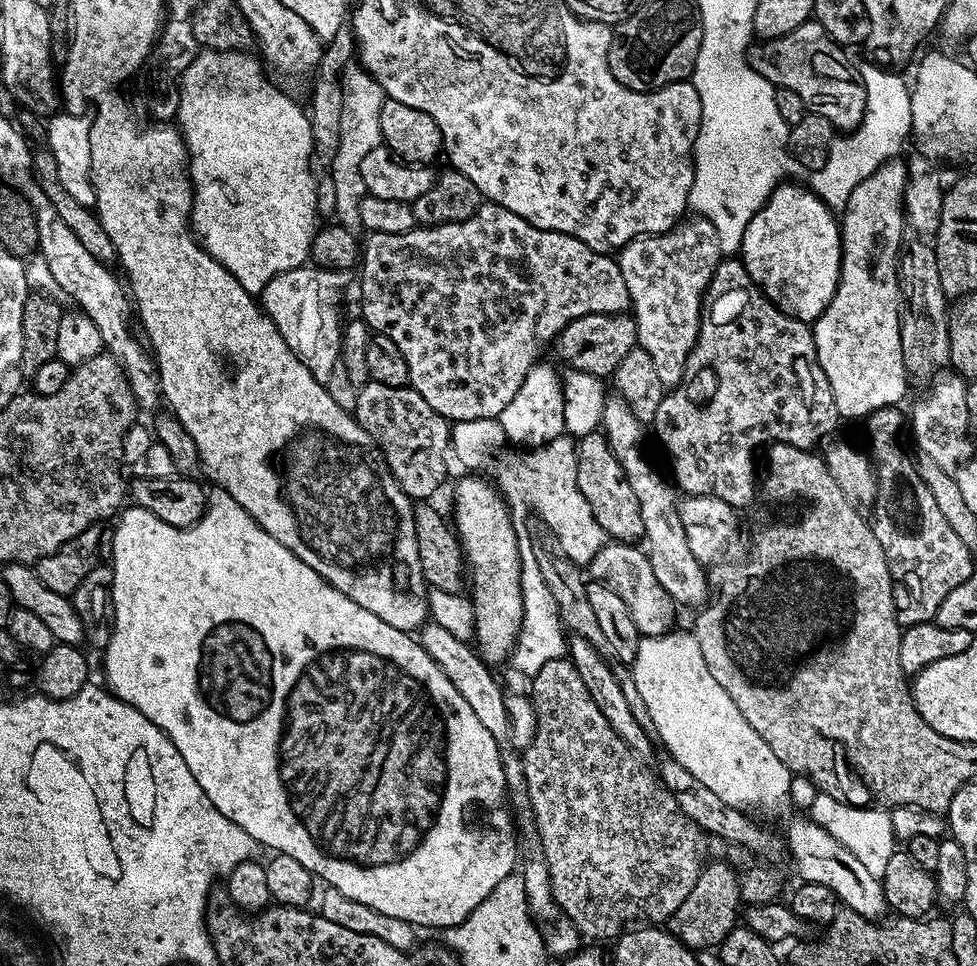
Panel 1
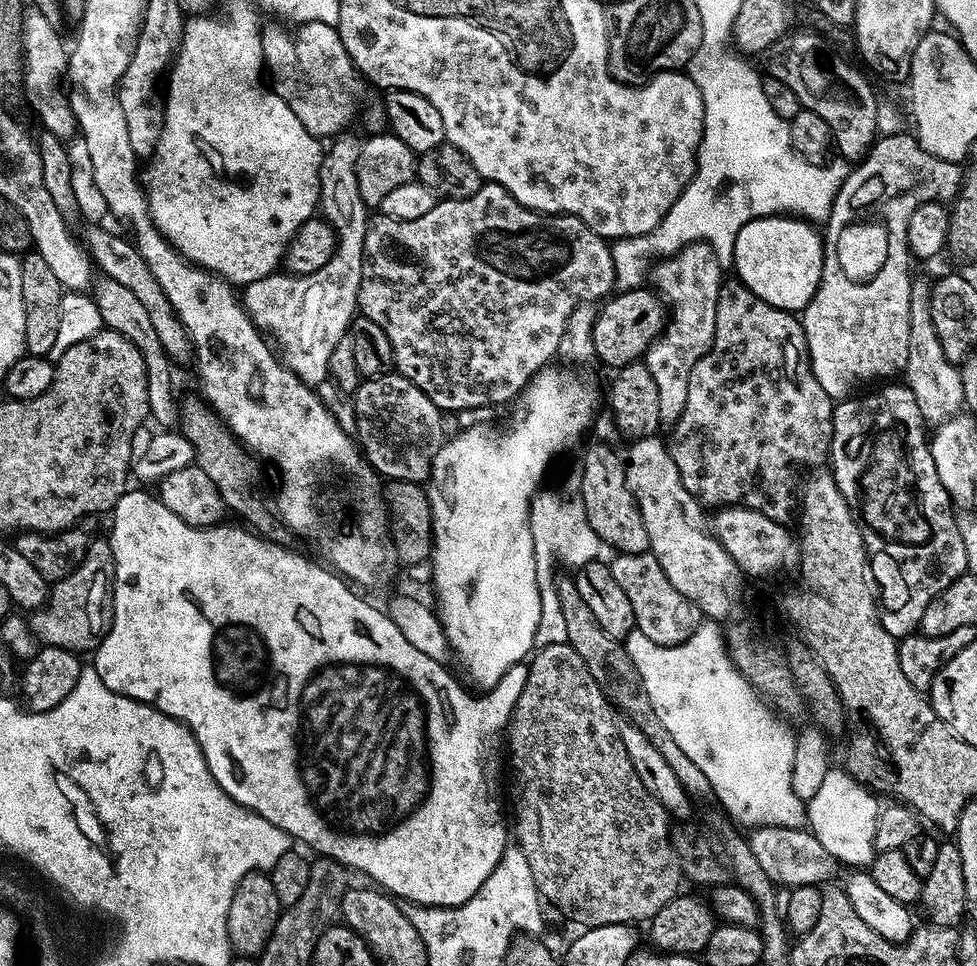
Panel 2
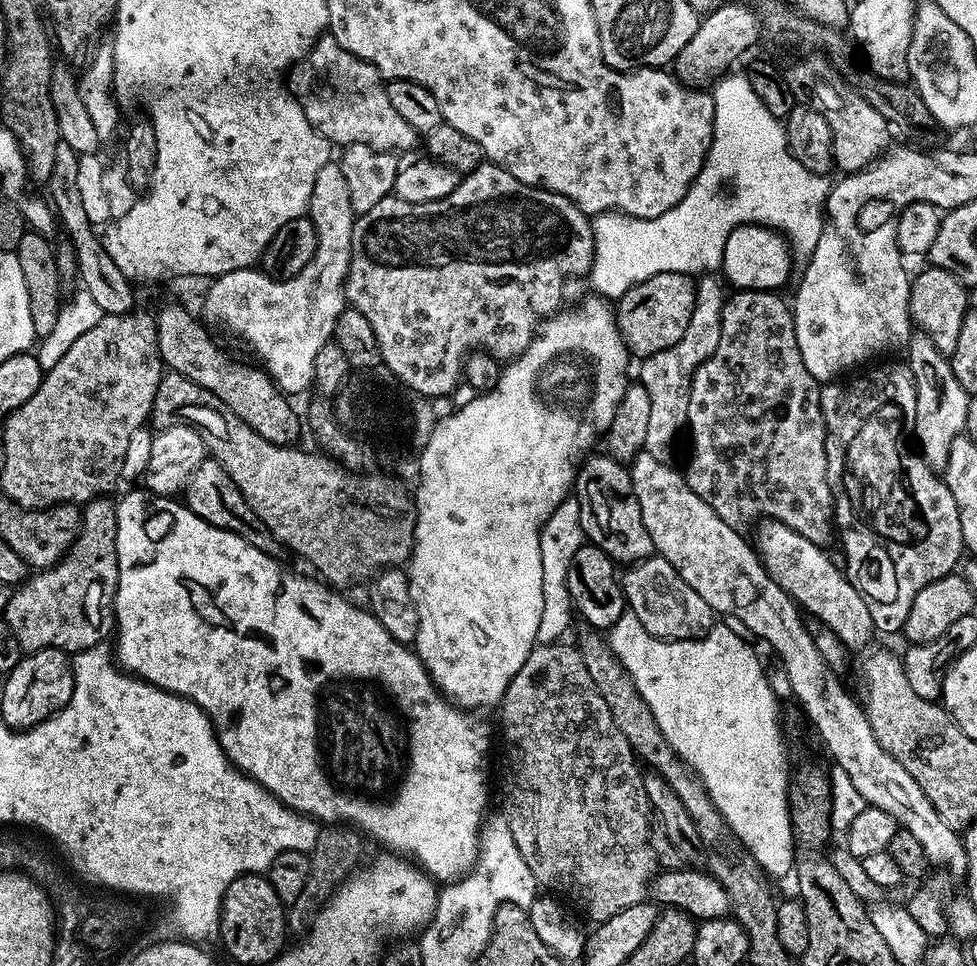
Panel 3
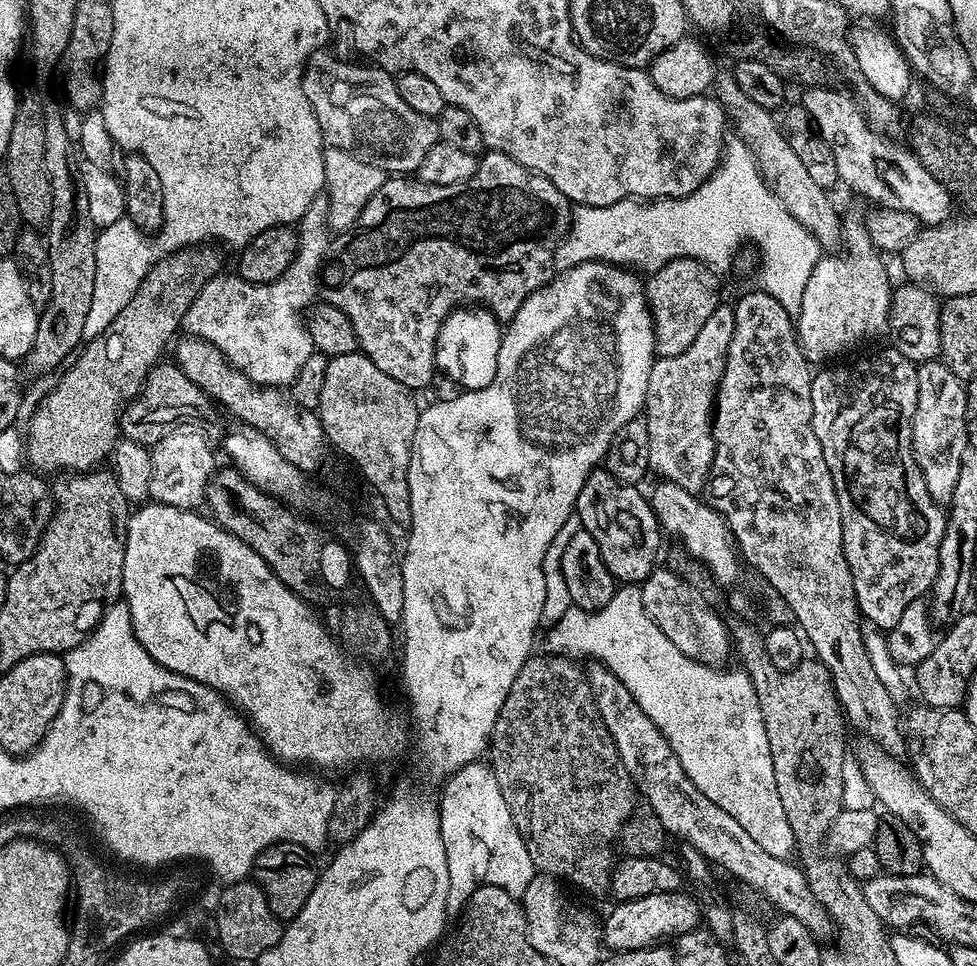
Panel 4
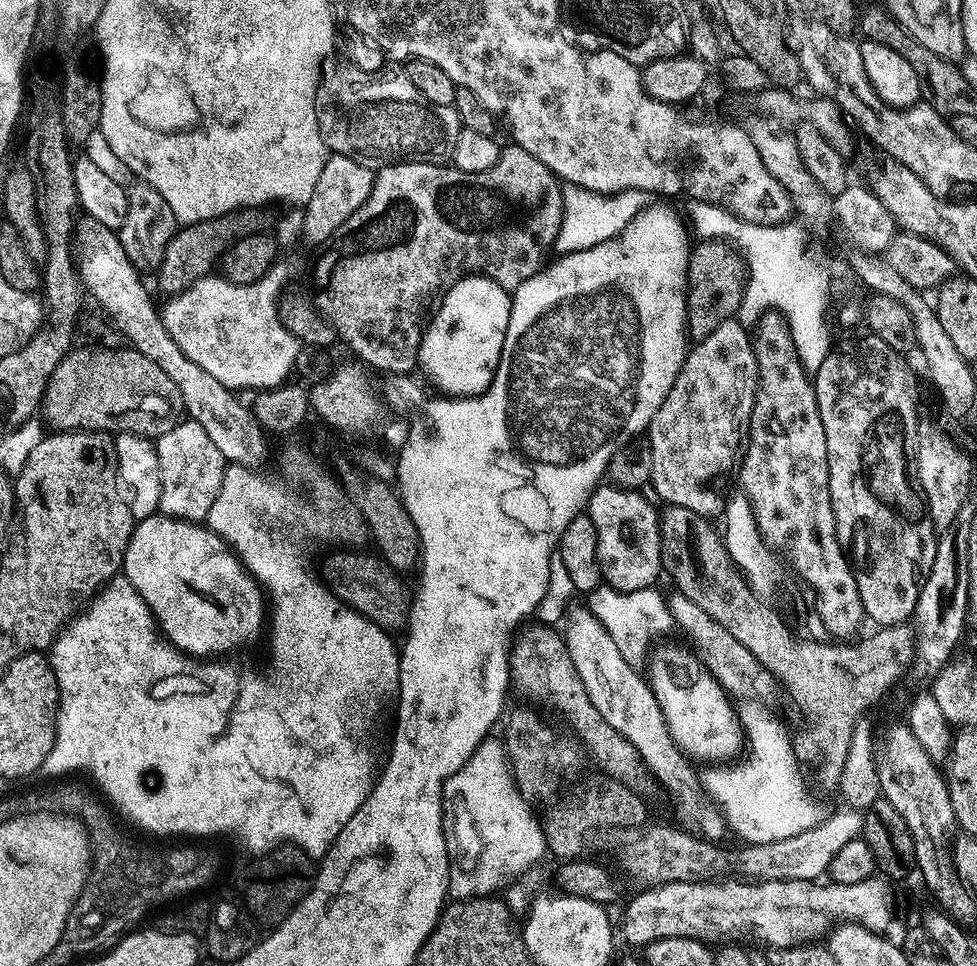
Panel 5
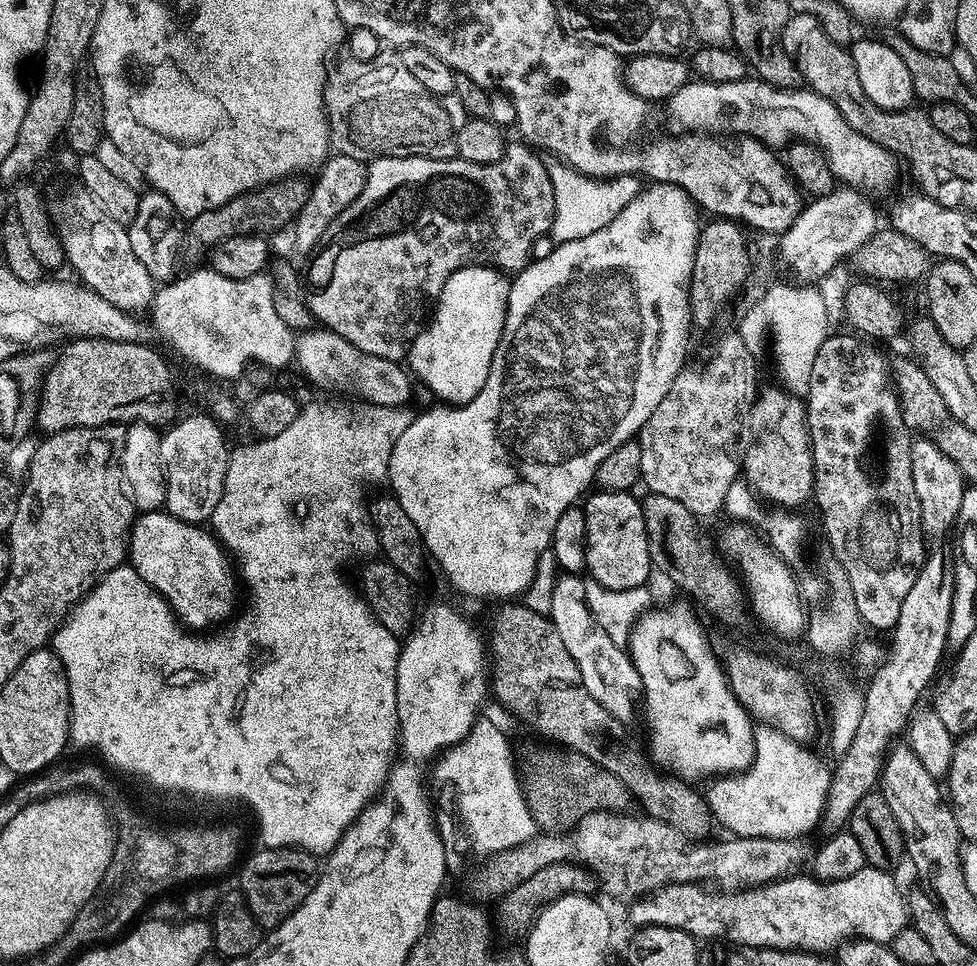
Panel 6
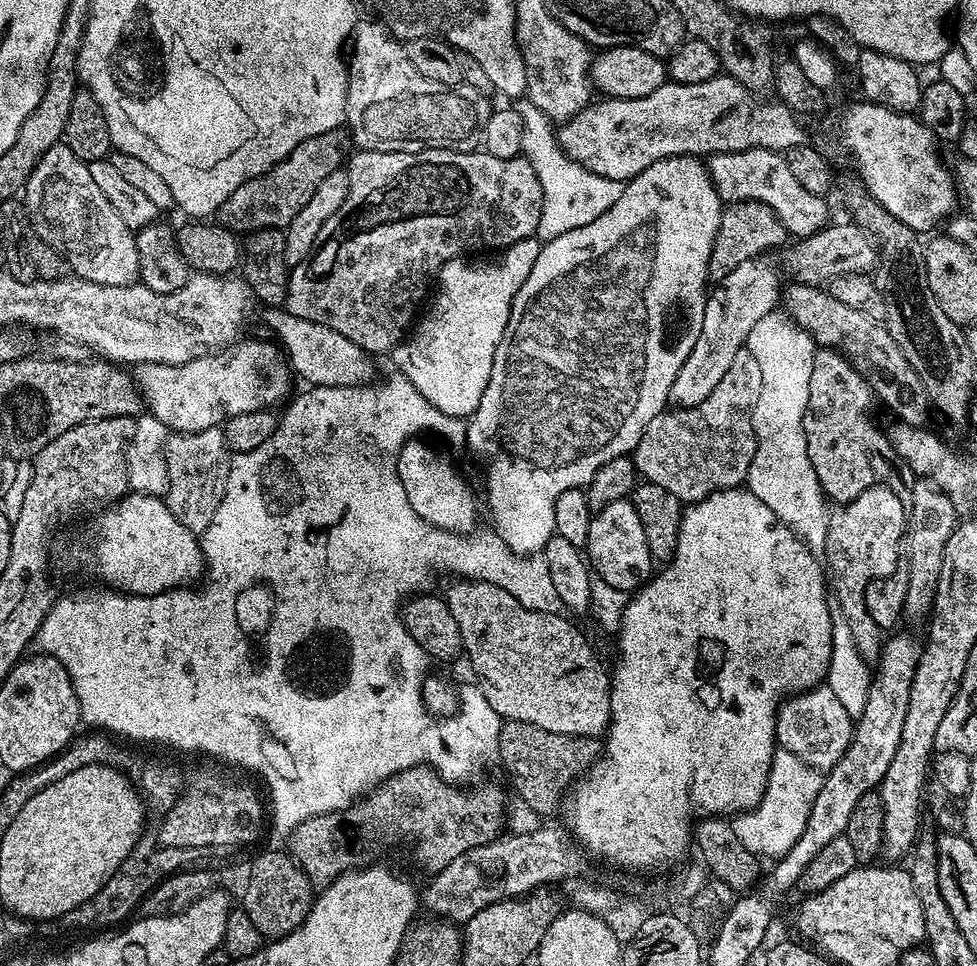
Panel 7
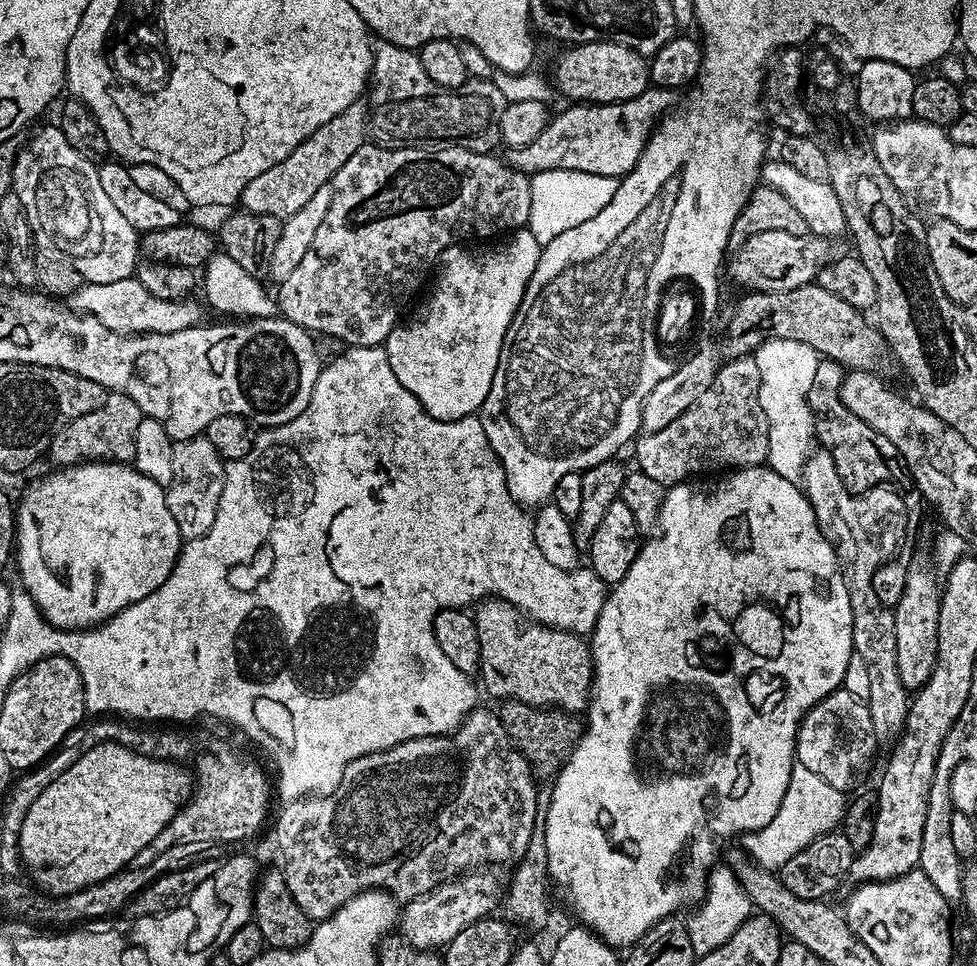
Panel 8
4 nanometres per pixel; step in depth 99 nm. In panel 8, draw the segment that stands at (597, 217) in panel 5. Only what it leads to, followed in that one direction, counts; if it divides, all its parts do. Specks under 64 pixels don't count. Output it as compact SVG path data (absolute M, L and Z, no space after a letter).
M542 170L530 176L530 218L527 231L538 238L541 246L554 242L558 234L571 230L573 226L582 226L582 222L590 222L602 206L606 206L614 198L620 180L615 176L599 176L586 174L582 170Z

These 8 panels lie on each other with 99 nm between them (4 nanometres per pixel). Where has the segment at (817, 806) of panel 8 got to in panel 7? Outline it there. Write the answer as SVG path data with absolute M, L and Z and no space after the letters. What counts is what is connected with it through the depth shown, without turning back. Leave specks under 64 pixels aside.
M783 750L777 751L772 757L772 769L760 805L749 812L739 813L731 821L734 834L738 834L738 842L742 842L742 846L746 846L746 850L750 850L758 858L785 856L790 846L794 846L794 842L802 838L802 830L806 830L806 822L810 818L814 798L818 798L821 783L821 773L806 766L802 758L794 758L794 754Z

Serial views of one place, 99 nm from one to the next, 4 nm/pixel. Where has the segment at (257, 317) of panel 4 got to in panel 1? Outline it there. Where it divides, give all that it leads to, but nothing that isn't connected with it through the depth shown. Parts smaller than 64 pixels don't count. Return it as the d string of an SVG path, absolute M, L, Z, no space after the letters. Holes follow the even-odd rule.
M348 63L340 80L342 122L339 131L338 152L334 155L331 172L337 194L337 208L334 216L345 228L355 229L360 224L360 204L366 195L362 182L362 158L366 158L366 154L370 154L370 150L381 147L380 119L386 97L382 86L359 63ZM301 266L275 276L262 293L262 307L278 326L286 346L325 385L331 371L338 363L341 351L342 319L340 320L340 295L348 284L349 273L315 266Z

